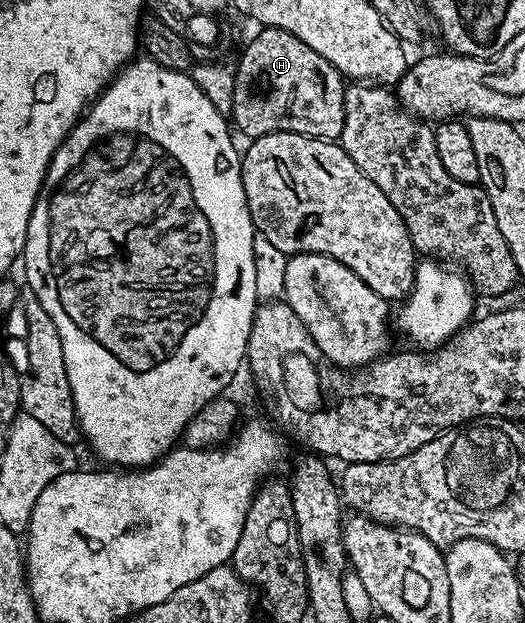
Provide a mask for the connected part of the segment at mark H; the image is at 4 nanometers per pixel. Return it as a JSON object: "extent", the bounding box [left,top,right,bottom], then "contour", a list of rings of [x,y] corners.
{"extent":[231,28,345,139],"contour":[[[264,28],[261,34],[249,44],[235,63],[236,79],[234,80],[234,104],[231,121],[236,121],[235,129],[245,134],[245,139],[261,138],[281,130],[291,134],[301,134],[307,138],[339,139],[344,123],[344,91],[345,79],[314,48],[302,44],[298,36],[285,30]]]}

